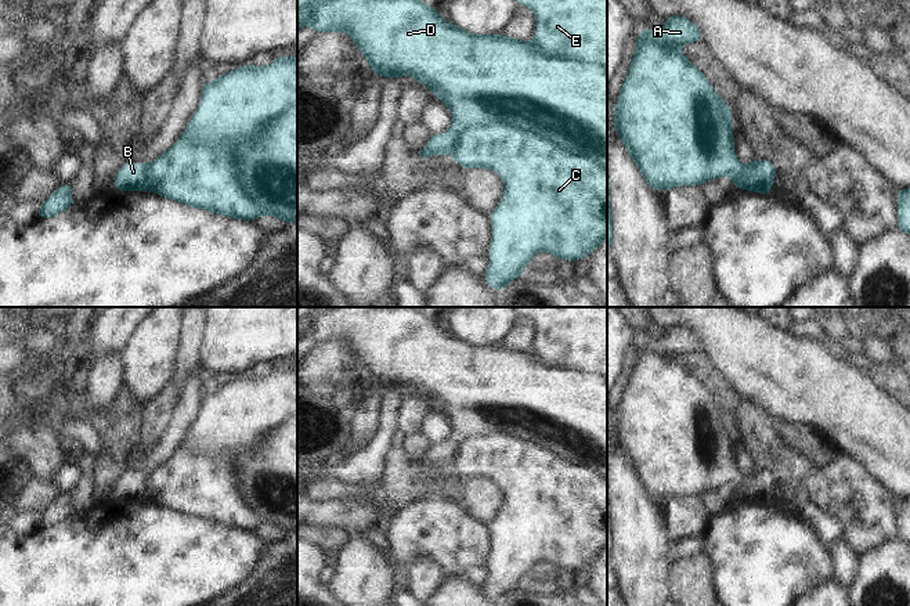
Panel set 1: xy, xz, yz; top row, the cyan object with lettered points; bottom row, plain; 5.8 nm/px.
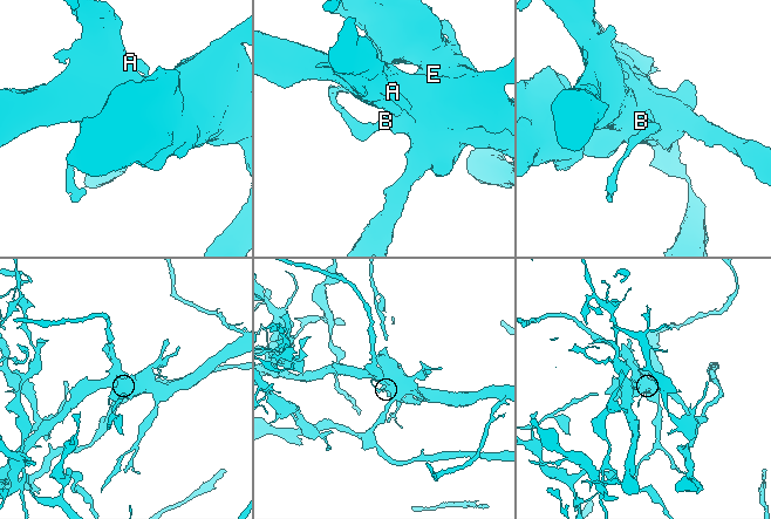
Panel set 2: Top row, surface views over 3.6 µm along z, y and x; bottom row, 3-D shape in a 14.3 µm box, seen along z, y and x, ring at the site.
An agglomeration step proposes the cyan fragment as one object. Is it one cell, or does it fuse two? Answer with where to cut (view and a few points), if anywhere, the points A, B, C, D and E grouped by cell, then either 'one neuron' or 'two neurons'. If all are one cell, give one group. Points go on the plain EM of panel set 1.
cut in xz along (450, 461), (468, 439), (509, 433), (589, 465), (606, 479); A C E / B D; two neurons

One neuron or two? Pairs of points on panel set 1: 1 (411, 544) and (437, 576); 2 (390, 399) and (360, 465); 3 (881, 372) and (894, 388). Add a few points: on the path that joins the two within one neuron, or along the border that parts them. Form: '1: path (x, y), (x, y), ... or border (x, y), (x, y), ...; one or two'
1: border (405, 566), (425, 555), (432, 555), (448, 574); two
2: path (390, 415), (390, 425), (383, 442), (376, 448); one
3: path (885, 377), (892, 383); one

